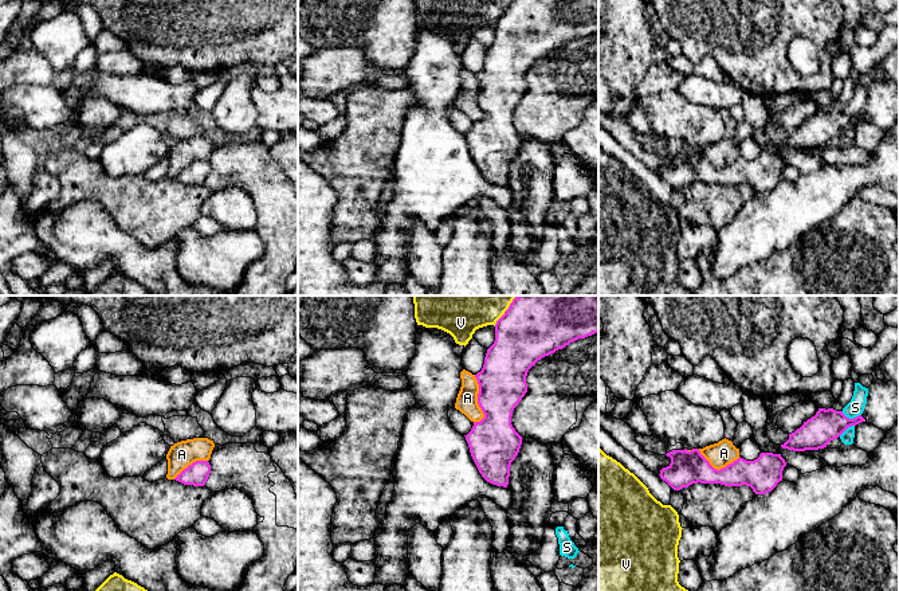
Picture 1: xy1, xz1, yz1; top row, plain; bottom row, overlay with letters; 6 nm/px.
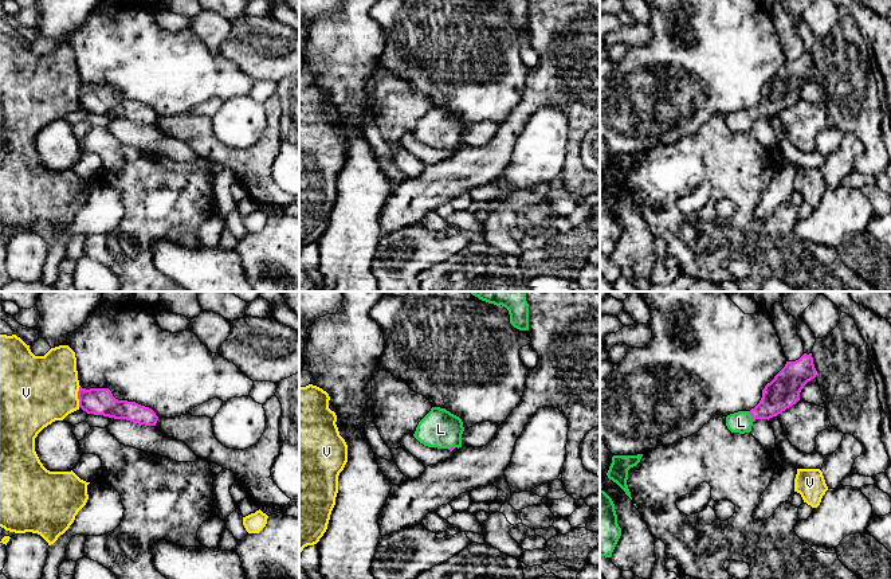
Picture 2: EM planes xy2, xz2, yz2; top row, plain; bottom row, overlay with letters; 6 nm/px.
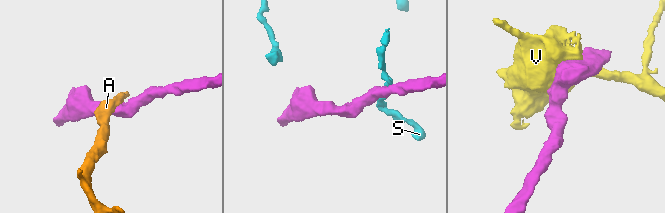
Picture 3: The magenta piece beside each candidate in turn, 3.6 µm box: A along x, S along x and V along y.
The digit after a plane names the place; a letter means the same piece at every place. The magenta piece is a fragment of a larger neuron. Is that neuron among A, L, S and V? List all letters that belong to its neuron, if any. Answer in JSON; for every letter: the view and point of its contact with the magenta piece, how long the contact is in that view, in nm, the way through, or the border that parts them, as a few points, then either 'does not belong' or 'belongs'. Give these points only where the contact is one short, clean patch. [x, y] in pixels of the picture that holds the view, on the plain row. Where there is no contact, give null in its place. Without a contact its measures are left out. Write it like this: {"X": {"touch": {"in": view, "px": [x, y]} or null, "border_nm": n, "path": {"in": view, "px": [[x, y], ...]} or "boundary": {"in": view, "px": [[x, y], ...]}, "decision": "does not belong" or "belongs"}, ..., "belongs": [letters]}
{"A": {"touch": {"in": "xz1", "px": [478, 100]}, "border_nm": 300, "decision": "does not belong"}, "L": {"touch": {"in": "yz2", "px": [750, 113]}, "border_nm": 70, "path": {"in": "yz2", "px": [[784, 89], [764, 109], [750, 113], [741, 121]]}, "decision": "belongs"}, "S": {"touch": {"in": "yz1", "px": [851, 118]}, "border_nm": 120, "boundary": {"in": "yz1", "px": [[841, 110], [850, 117], [860, 114]]}, "decision": "does not belong"}, "V": {"touch": {"in": "xy2", "px": [78, 96]}, "border_nm": 130, "decision": "does not belong"}, "belongs": ["L"]}

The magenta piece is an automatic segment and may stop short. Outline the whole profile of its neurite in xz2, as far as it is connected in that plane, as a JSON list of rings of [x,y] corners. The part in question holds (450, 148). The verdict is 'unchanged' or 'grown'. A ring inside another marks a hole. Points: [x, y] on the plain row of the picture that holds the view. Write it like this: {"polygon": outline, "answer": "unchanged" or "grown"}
{"polygon": [[[432,106],[419,121],[413,136],[428,146],[448,148],[462,146],[463,121],[446,107]]], "answer": "grown"}

